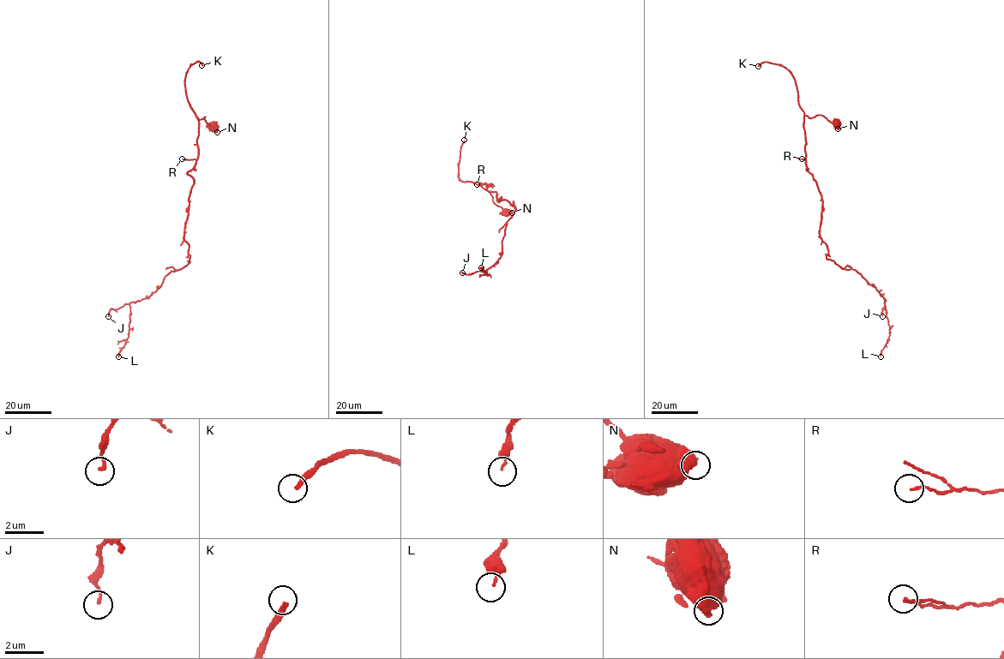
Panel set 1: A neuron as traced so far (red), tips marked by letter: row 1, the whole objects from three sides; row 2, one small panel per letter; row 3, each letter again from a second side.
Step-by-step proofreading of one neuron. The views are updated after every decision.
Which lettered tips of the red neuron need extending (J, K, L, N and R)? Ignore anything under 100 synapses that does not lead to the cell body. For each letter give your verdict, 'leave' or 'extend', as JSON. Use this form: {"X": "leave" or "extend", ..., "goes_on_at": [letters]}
{"J": "leave", "K": "extend", "L": "leave", "N": "leave", "R": "leave", "goes_on_at": ["K"]}

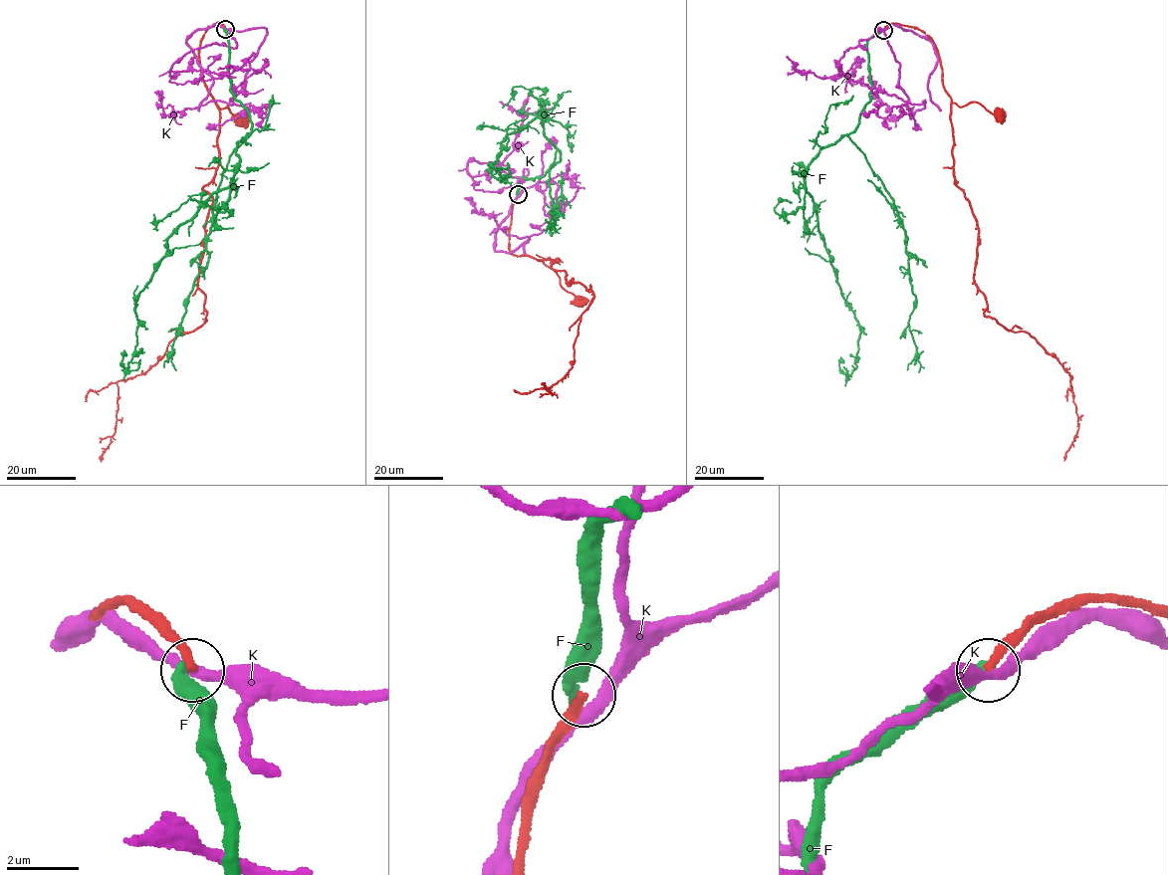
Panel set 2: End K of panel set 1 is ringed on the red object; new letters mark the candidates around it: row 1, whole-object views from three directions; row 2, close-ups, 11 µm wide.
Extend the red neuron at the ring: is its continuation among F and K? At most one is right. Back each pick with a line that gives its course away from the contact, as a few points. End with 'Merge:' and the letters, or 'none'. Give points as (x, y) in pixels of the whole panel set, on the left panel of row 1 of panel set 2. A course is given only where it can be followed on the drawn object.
Merge: none

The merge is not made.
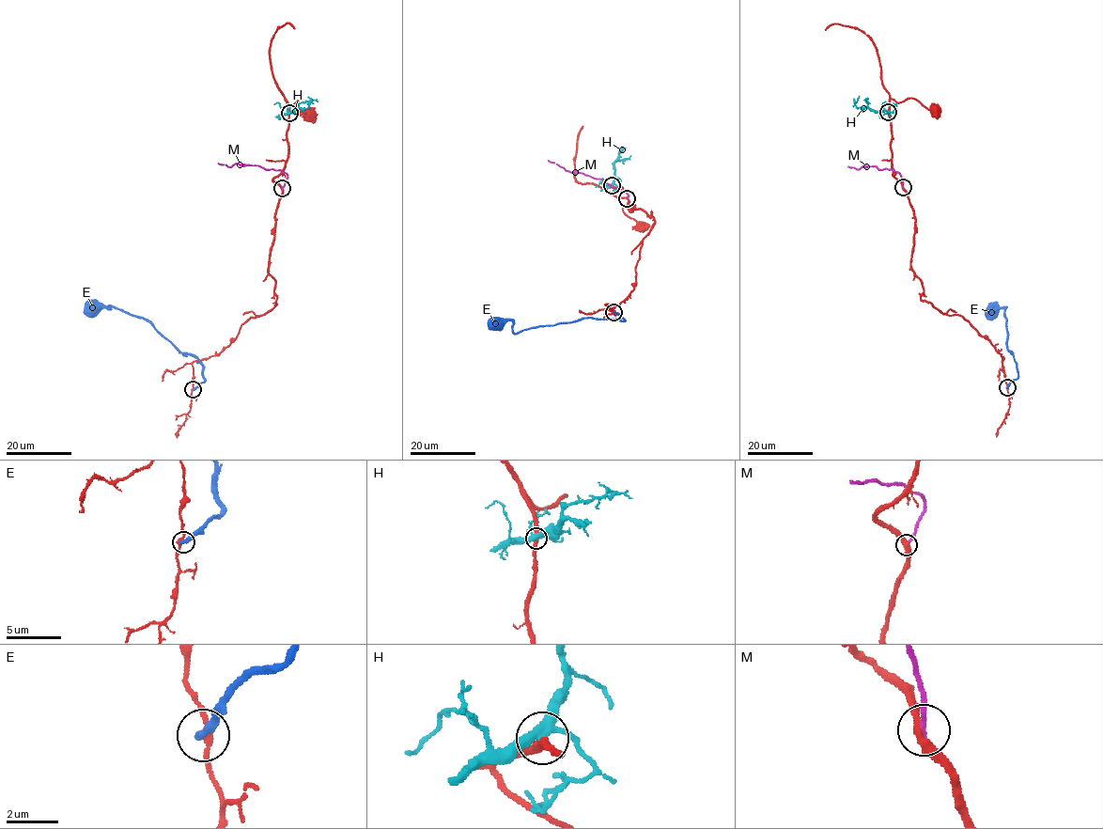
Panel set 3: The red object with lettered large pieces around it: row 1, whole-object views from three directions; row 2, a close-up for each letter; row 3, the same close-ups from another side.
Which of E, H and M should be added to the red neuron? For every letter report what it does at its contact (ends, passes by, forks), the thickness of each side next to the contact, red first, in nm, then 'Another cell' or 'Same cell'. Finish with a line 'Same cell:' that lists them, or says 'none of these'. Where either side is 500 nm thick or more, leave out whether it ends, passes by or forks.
E: It ends there. Thickness 240 nm (red) against 360 nm. Another cell
H: It forks there. Thickness 300 nm (red) against 320 nm. Another cell
M: It ends there. Thickness 320 nm (red) against 200 nm. Another cell
Same cell: none of these

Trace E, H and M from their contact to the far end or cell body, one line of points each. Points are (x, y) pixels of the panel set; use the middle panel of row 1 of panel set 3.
E: (613, 312), (619, 313), (625, 320), (581, 318), (517, 333), (513, 331), (511, 320), (491, 320), (489, 324)
H: (612, 185), (614, 160), (619, 153)
M: (627, 198), (628, 194), (601, 179), (567, 171), (548, 160)

